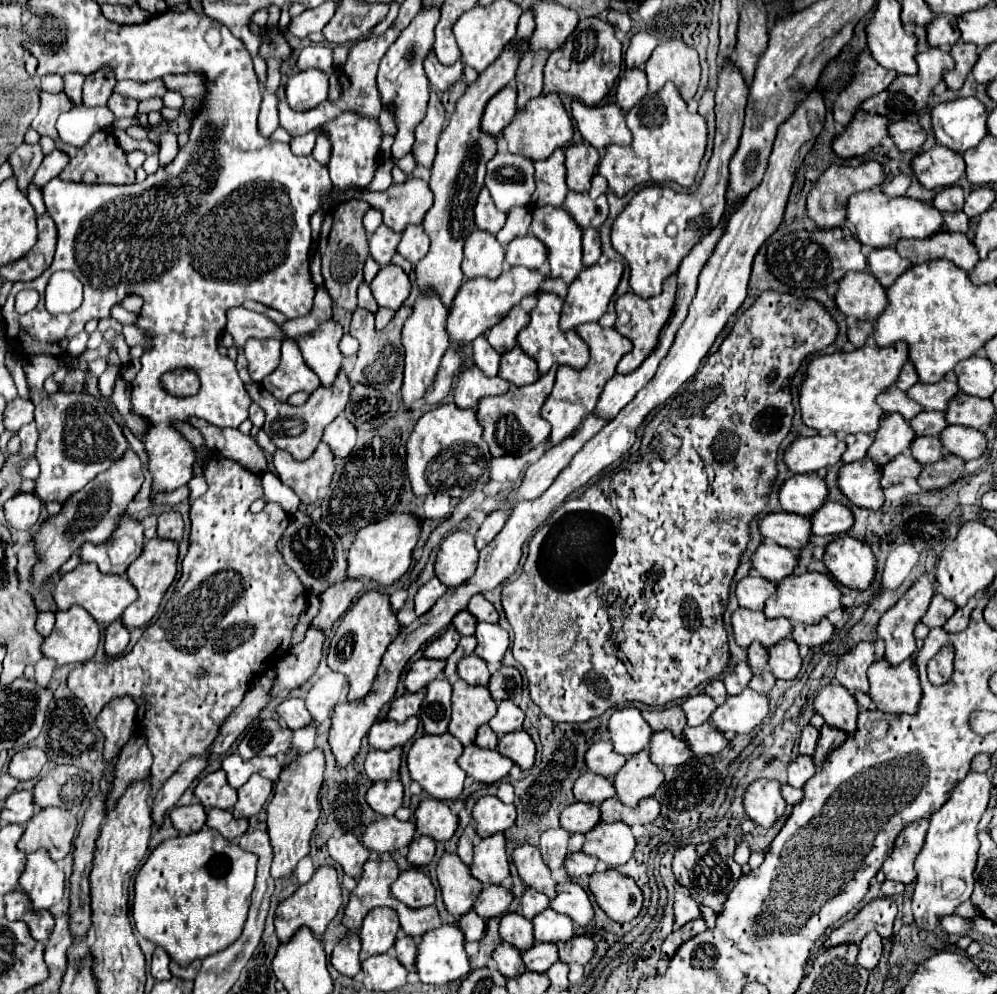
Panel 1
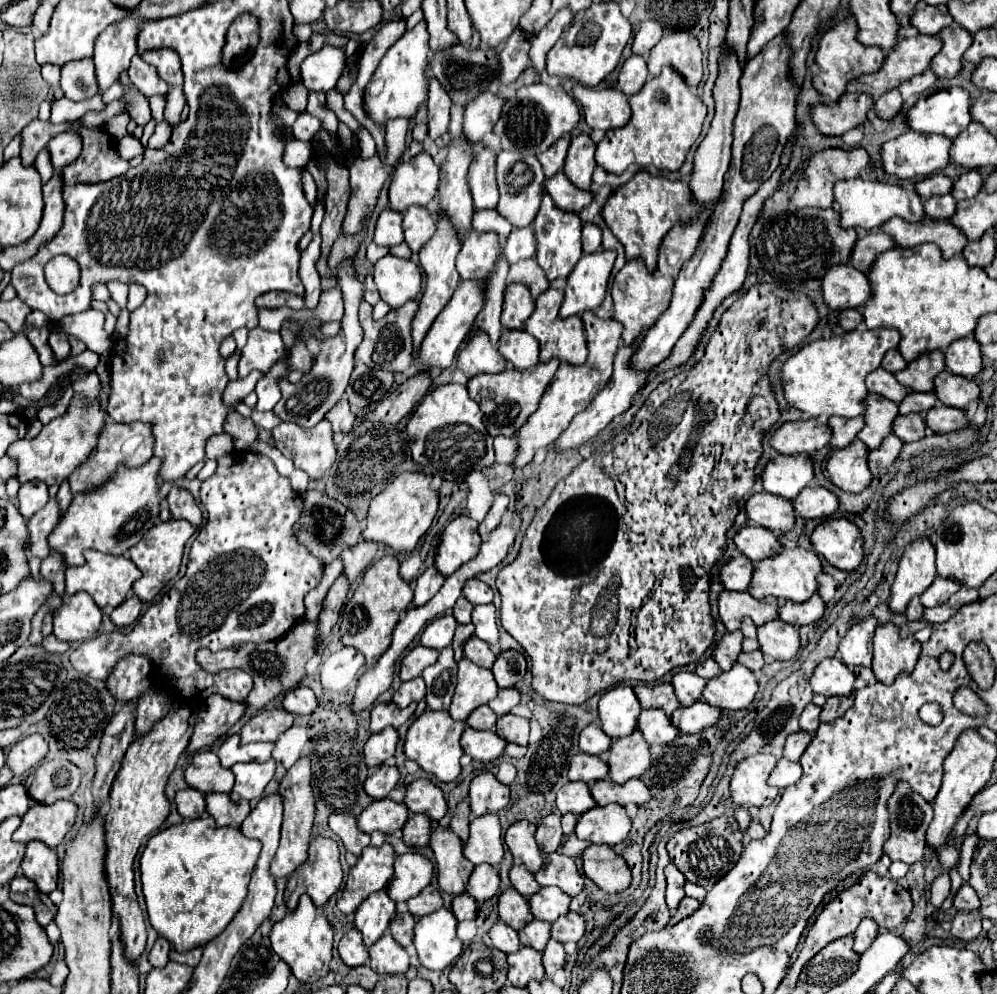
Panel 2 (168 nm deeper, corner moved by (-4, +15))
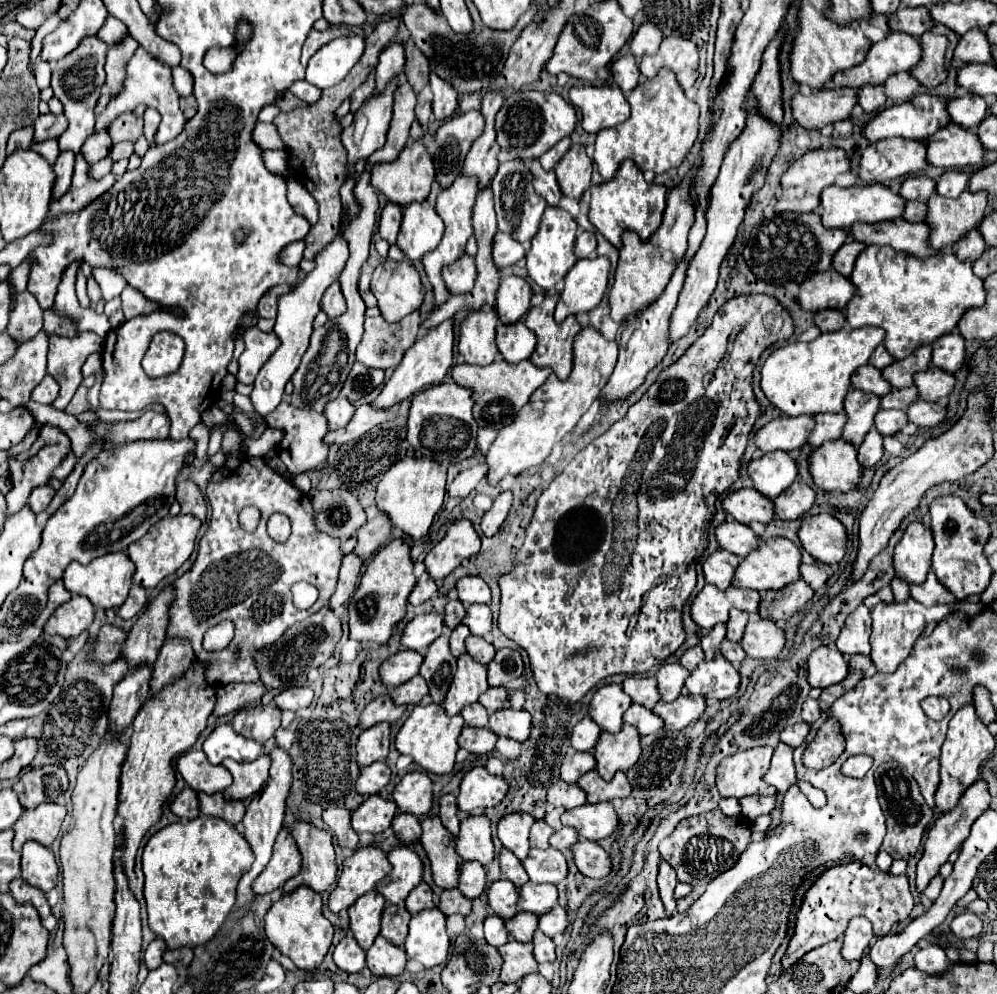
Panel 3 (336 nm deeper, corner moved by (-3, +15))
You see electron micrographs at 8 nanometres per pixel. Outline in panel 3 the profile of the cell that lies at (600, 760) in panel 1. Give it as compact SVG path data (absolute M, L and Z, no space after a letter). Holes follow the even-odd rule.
M585 717L575 725L573 735L571 735L571 745L577 751L593 751L599 741L599 735L601 735L599 725L595 725L591 717Z

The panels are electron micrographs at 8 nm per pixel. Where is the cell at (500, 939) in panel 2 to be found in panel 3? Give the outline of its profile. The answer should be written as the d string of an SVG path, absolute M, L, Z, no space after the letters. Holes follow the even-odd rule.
M489 913L485 919L485 939L493 947L501 947L509 941L509 933L505 929L505 921L495 913Z

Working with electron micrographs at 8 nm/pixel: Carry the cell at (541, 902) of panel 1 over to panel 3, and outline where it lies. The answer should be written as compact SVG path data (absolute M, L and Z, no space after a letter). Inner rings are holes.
M501 849L501 853L499 853L499 863L501 863L503 877L509 879L513 885L521 887L521 885L525 885L525 883L529 881L527 873L525 873L525 869L523 869L523 865L521 865L521 861L519 861L509 849Z

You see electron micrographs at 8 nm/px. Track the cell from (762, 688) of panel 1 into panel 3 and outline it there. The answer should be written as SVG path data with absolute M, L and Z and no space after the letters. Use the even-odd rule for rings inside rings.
M723 641L723 645L721 645L721 655L727 659L727 661L731 661L731 663L735 663L735 661L743 661L745 659L745 653L743 653L743 647L739 645L739 643L731 643L731 641Z

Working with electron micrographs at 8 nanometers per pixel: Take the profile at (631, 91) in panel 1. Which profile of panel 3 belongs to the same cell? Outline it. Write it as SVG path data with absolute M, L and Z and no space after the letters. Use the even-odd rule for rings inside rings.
M625 55L625 57L619 57L613 67L613 77L615 77L615 83L619 85L619 89L629 95L637 83L639 83L639 65L637 65L637 59L633 55Z

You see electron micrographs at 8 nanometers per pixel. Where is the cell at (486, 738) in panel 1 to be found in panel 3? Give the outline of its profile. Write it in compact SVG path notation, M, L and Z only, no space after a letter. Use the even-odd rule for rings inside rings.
M475 703L475 705L469 705L467 709L461 711L465 723L469 727L487 727L487 721L489 721L489 713L487 709L483 709L481 703Z

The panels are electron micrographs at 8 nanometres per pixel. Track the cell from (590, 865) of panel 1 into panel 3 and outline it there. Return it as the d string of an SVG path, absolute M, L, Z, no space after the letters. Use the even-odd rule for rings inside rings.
M563 827L561 831L555 833L555 837L551 837L549 843L551 843L551 847L555 847L555 849L559 849L559 851L567 851L567 849L571 849L577 841L579 841L579 837L577 837L575 829Z

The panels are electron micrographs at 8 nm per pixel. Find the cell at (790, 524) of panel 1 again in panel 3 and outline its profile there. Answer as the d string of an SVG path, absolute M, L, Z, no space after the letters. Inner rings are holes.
M739 489L729 493L723 501L723 507L735 521L745 525L753 521L767 525L775 519L773 501L763 497L757 489Z

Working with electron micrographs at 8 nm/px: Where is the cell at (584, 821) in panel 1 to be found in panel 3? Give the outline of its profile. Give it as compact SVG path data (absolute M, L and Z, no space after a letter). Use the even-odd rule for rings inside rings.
M557 783L547 791L547 801L553 807L563 807L563 809L575 809L583 803L587 803L583 789L579 785L569 785L569 783Z

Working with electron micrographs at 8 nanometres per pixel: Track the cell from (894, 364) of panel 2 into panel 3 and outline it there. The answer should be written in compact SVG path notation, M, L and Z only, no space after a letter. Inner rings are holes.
M879 345L875 351L873 351L873 355L871 355L871 359L869 359L869 363L873 365L873 367L877 367L877 369L885 369L887 365L891 365L895 359L887 353L887 349L885 349L885 345Z

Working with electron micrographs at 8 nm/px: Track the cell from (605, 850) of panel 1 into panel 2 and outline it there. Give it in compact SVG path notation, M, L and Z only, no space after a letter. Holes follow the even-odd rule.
M608 805L608 807L592 807L578 817L576 835L590 843L606 843L616 845L628 837L630 831L630 817L626 815L624 807Z

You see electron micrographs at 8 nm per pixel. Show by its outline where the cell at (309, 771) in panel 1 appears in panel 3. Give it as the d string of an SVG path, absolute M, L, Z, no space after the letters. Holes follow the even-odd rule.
M283 825L283 829L277 835L275 847L273 847L273 857L267 863L265 871L255 879L253 891L257 895L271 893L271 891L279 889L287 879L295 877L299 873L299 869L301 869L299 849L295 845L295 839L289 833L289 827Z

